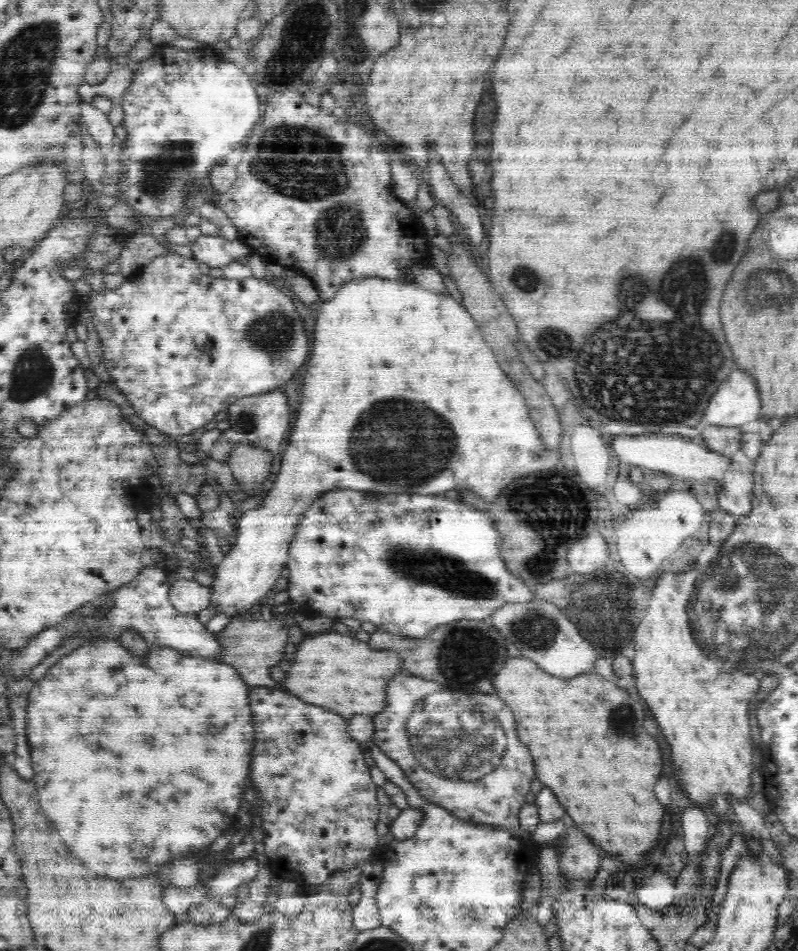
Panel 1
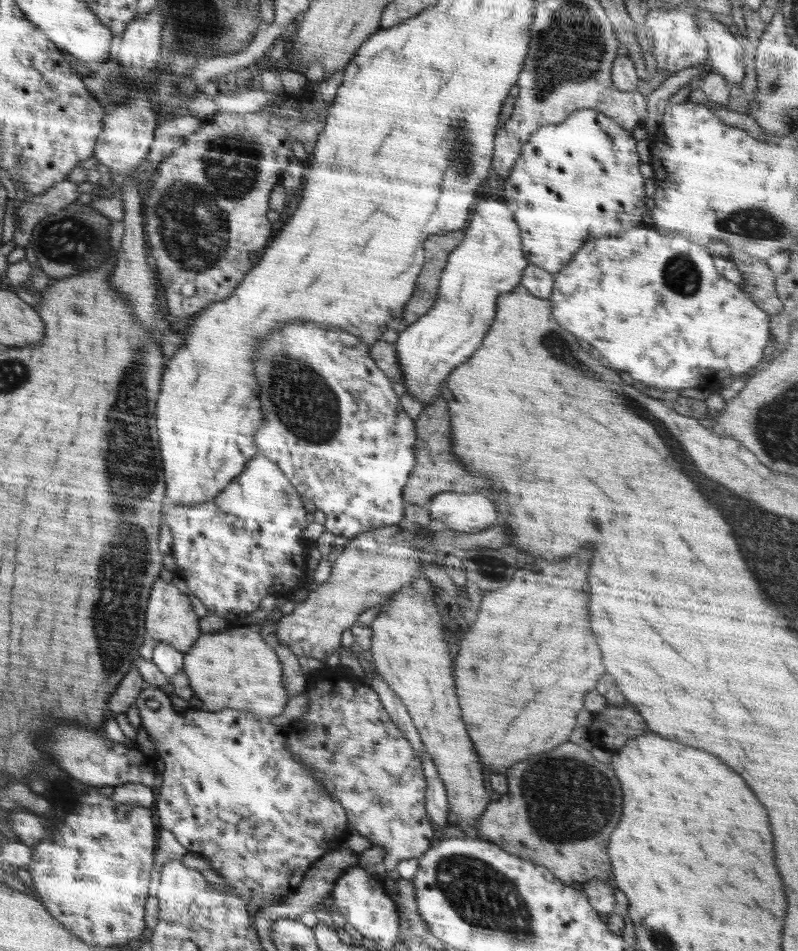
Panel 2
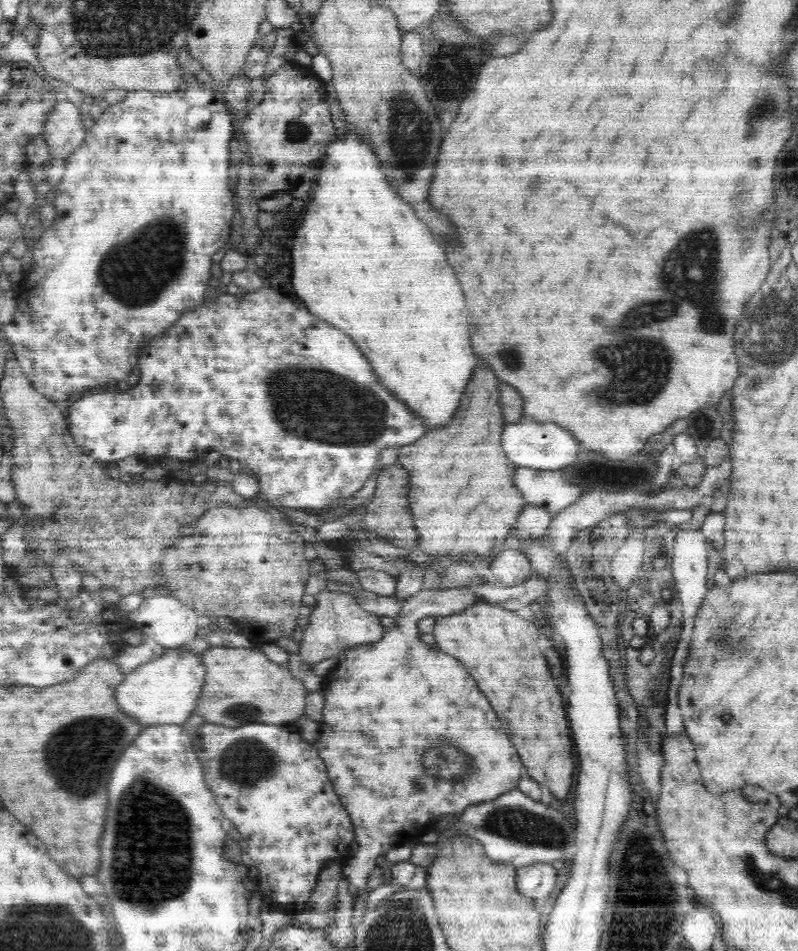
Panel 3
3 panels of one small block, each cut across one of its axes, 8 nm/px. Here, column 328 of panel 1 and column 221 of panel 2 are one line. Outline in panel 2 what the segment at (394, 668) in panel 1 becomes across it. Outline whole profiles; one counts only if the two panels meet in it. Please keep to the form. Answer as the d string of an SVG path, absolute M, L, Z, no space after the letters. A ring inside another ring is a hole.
M250 625L200 635L190 650L184 653L182 672L188 677L190 688L194 690L193 695L198 696L204 702L204 708L210 712L232 708L252 712L256 716L278 716L288 702L288 696L280 684L281 666L272 643L262 638L258 626Z

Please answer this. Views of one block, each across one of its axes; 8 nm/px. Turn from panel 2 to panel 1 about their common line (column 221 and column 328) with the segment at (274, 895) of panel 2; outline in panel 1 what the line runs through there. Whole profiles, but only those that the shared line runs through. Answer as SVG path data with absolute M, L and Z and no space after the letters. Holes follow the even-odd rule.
M252 687L248 692L248 701L250 701L250 711L252 711L252 721L254 728L254 760L250 766L250 778L252 784L256 786L258 795L262 796L262 810L258 813L261 817L263 828L264 852L268 857L268 870L277 879L293 879L299 885L304 893L312 893L317 889L323 889L325 882L330 875L348 868L360 866L363 860L368 860L372 854L379 853L378 834L376 833L376 824L379 820L379 804L377 801L377 786L370 777L370 767L364 758L365 751L361 748L361 743L354 740L348 733L347 719L342 718L335 712L328 712L326 708L316 708L314 704L306 704L292 693L272 690L272 687Z

